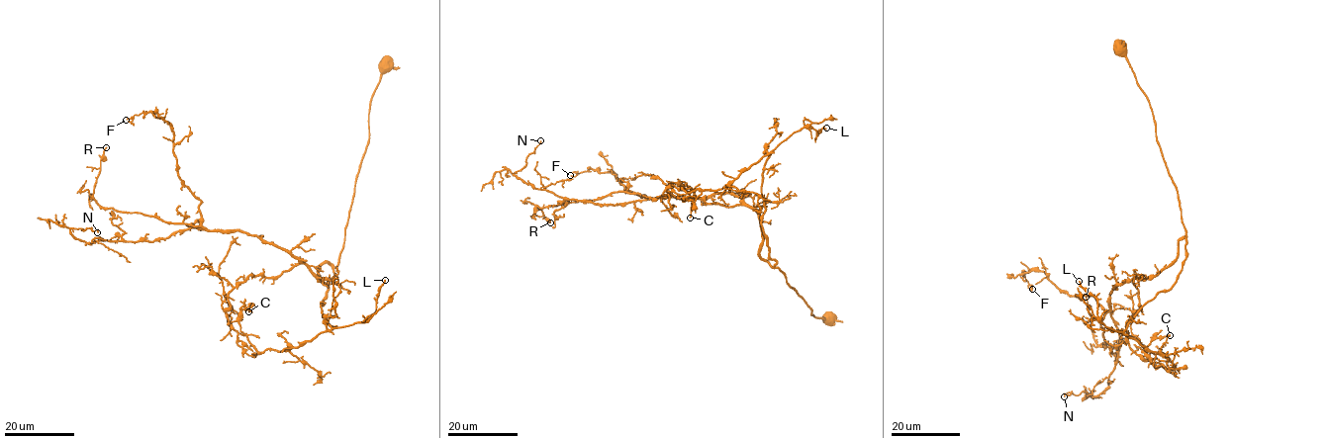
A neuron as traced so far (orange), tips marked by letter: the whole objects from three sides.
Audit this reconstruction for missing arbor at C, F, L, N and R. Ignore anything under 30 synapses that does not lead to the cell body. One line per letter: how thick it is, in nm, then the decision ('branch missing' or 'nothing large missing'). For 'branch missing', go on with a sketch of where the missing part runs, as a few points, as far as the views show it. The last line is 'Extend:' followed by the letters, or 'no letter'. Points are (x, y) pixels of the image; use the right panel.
C: calibre 150 nm; nothing large missing
F: calibre 110 nm; nothing large missing
L: calibre 130 nm; nothing large missing
N: calibre 110 nm; nothing large missing
R: calibre 100 nm; nothing large missing
Extend: no letter

